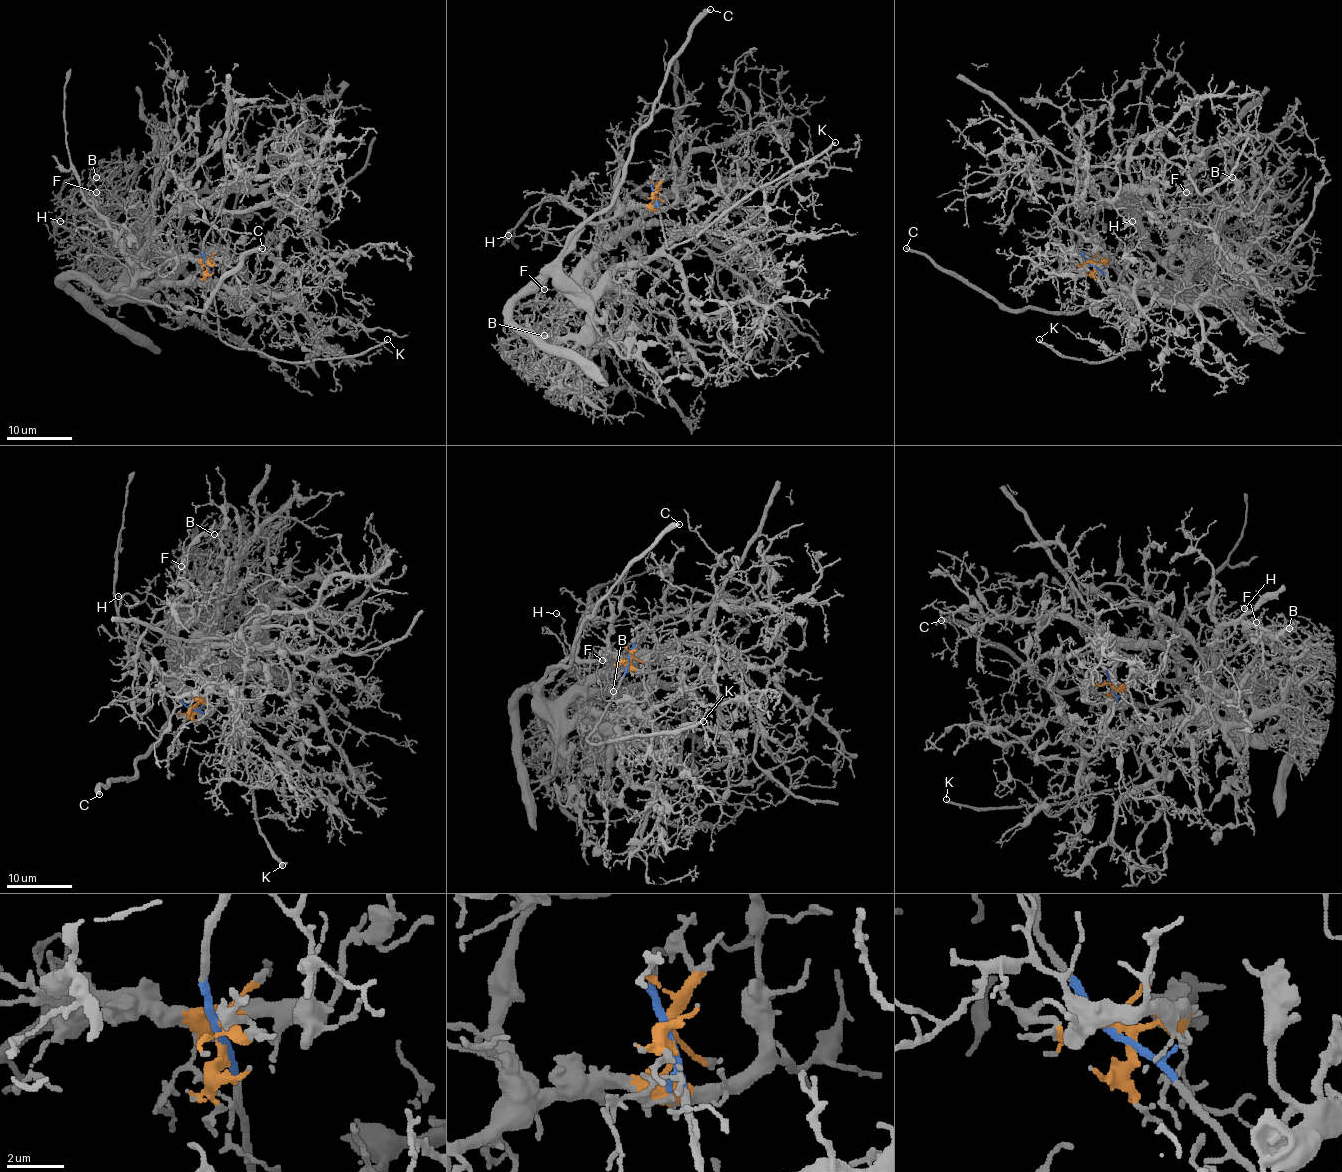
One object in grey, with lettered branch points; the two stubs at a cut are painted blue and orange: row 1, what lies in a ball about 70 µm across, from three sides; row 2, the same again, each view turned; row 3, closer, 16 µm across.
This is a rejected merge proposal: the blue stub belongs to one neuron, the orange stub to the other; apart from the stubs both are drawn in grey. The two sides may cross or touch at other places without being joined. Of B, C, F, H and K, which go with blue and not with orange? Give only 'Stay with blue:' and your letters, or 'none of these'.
Stay with blue: K

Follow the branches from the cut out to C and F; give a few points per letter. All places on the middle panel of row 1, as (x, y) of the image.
C: (655, 194), (651, 204), (627, 204), (574, 233), (610, 204), (632, 138), (650, 119), (666, 71), (710, 9)
F: (655, 194), (574, 240), (560, 274), (594, 278), (589, 296), (563, 289), (550, 302), (543, 289)

